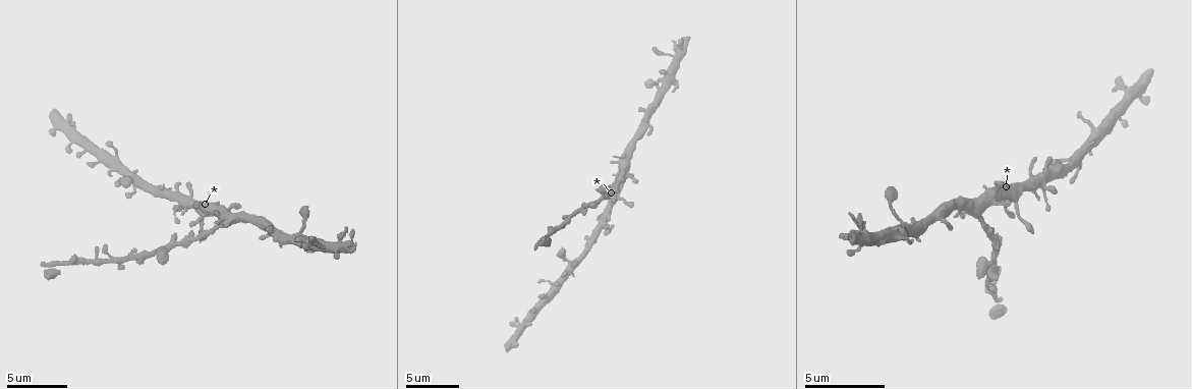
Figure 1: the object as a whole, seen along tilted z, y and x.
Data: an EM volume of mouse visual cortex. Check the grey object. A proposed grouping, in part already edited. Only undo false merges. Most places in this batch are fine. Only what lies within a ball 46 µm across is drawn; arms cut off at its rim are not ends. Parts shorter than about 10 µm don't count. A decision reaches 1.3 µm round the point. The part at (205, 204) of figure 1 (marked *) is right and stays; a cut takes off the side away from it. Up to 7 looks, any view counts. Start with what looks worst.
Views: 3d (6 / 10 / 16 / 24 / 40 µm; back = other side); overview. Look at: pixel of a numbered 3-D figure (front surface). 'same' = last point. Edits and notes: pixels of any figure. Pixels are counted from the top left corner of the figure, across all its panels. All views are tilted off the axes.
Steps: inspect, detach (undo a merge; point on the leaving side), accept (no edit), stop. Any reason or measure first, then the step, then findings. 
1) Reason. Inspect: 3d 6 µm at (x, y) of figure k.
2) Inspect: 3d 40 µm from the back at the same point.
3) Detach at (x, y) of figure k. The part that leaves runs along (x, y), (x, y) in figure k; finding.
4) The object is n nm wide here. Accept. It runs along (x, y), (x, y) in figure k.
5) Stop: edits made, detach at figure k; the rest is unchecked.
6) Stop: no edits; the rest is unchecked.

Side arm on a straight run. Inspect: 3d 6 µm at (580, 206) of figure 1.

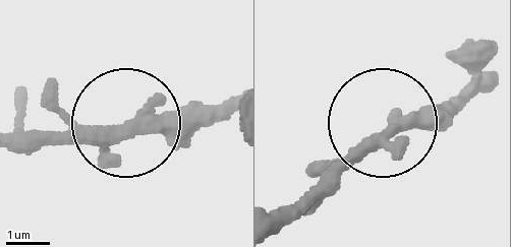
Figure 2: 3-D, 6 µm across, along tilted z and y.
The object is 260 nm wide here. Accept. It runs along (486, 72), (359, 147), (316, 193) in figure 2; continuous, no second neuron.

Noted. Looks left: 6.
Inspect: 3d 10 µm at (218, 226) of figure 1.

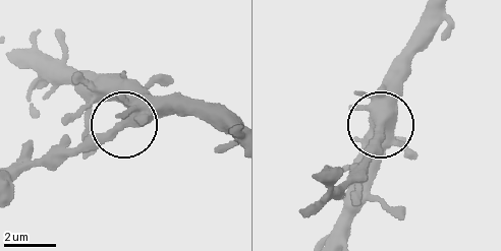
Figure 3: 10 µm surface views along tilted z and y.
The object is 470 nm wide here. Accept. One neuron here.

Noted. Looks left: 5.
A narrow waist. Inspect: 3d 10 µm at (657, 91) of figure 1.

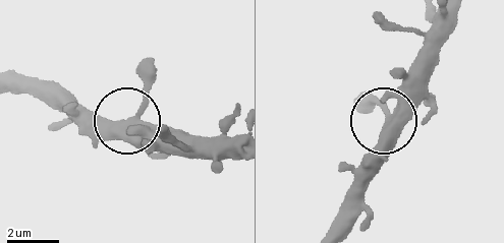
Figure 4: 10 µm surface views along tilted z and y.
Accept. It runs along (15, 75), (112, 120), (133, 120), (181, 156) in figure 4; all the same neuron.

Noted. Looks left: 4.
Stop: no edits; the rest is unchecked.

